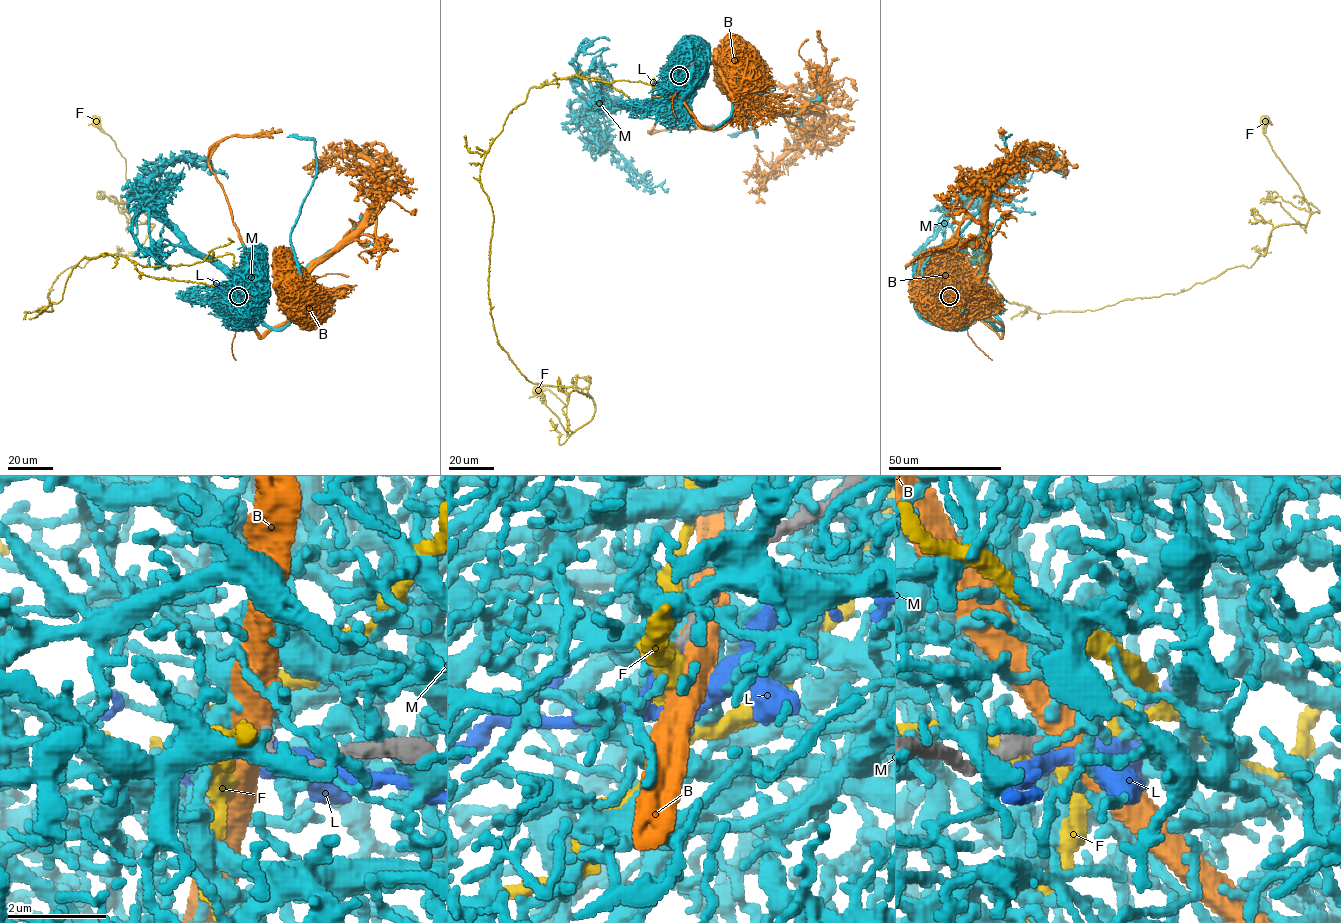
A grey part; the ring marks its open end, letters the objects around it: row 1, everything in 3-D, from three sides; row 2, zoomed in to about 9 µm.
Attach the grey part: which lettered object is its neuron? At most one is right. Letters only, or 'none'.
L

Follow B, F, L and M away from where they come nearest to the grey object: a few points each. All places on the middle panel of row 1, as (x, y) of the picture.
B: (679, 74), (676, 92), (707, 128), (720, 128), (736, 105), (820, 115), (768, 177), (761, 172), (755, 148)
F: (678, 75), (533, 86), (485, 156), (497, 342), (531, 382), (589, 395), (592, 418), (569, 435), (538, 390)
L: (679, 75), (653, 83)
M: (678, 75), (691, 115), (719, 126), (731, 114), (742, 50), (731, 87), (757, 136), (727, 135)

